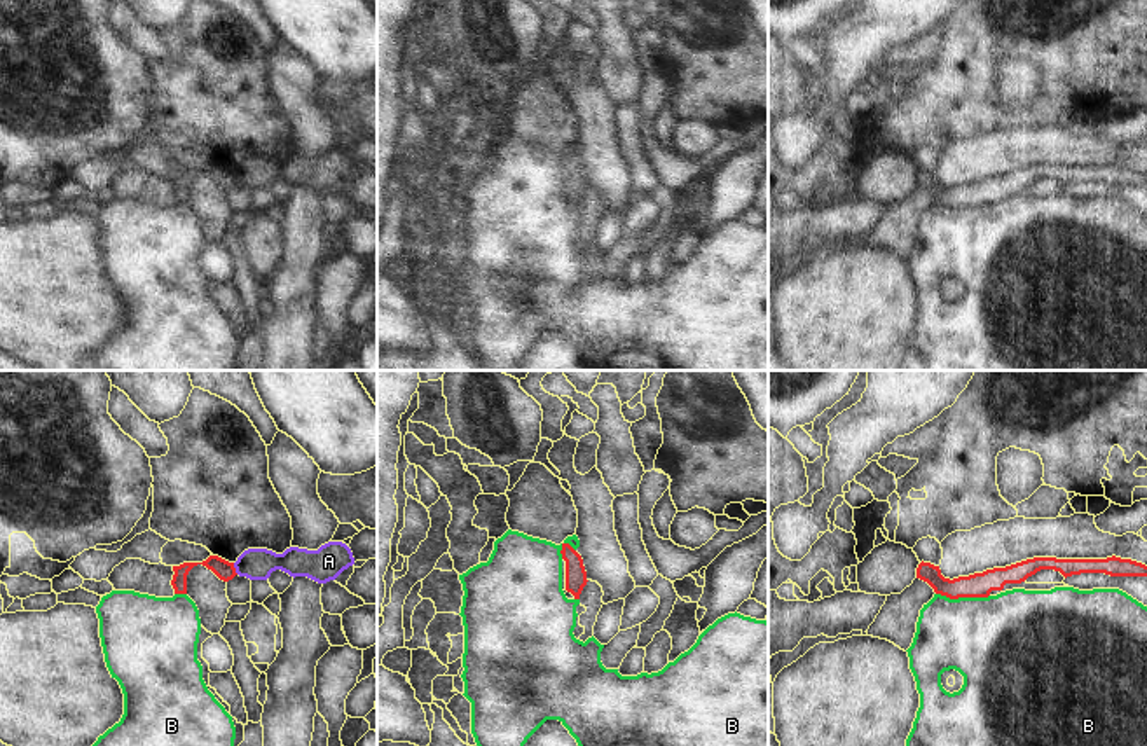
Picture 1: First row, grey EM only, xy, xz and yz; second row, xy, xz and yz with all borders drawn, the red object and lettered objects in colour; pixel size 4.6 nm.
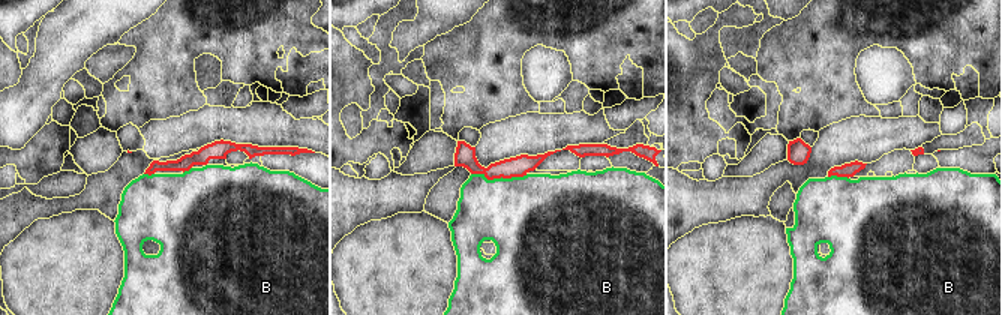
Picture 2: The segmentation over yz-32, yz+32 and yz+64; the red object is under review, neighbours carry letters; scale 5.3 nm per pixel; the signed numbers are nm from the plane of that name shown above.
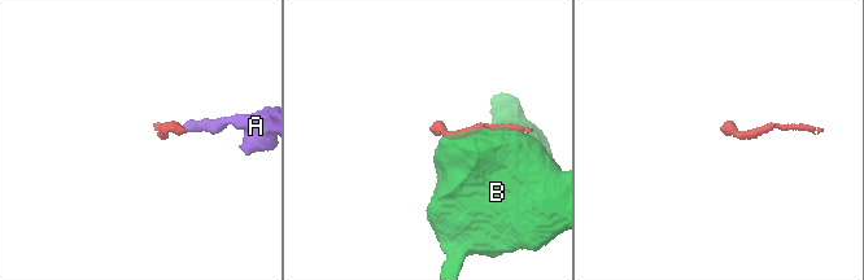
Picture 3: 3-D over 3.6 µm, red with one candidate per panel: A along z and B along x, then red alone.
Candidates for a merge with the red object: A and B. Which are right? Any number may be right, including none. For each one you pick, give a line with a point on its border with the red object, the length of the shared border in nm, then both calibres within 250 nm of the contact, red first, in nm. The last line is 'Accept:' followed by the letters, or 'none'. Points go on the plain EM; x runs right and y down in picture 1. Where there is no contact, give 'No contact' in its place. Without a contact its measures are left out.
Accept: none.

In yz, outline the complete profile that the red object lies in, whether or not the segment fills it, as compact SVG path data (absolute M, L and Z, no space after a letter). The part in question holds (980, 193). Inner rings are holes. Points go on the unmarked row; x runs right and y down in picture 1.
M1034 166L1006 176L993 176L969 185L944 187L939 175L920 171L917 187L927 190L936 203L950 208L988 206L992 199L1002 199L1006 192L1021 192L1041 178L1060 180L1065 187L1081 182L1105 182L1110 185L1147 185L1147 175L1131 168L1056 168Z

